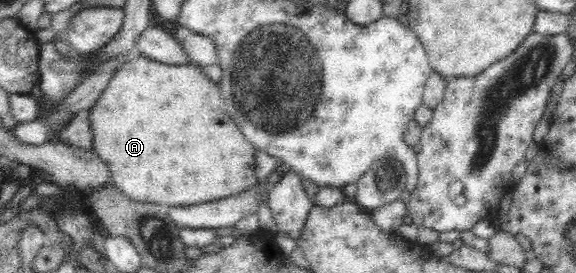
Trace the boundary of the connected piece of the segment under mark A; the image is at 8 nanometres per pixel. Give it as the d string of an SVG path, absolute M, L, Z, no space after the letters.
M134 54L128 63L124 63L122 67L118 67L118 71L114 73L112 79L108 81L106 89L102 91L100 97L91 107L90 113L90 130L92 130L92 147L95 154L107 165L110 170L110 183L112 183L120 192L126 194L128 198L140 202L148 202L151 204L160 204L163 206L181 206L199 204L209 201L216 201L232 197L236 193L244 193L248 189L252 189L258 184L256 178L256 162L254 162L254 153L257 149L245 139L242 130L232 120L232 116L228 113L228 108L222 99L219 84L212 82L201 66L197 66L192 62L185 64L165 64L156 60L148 59L141 54Z

